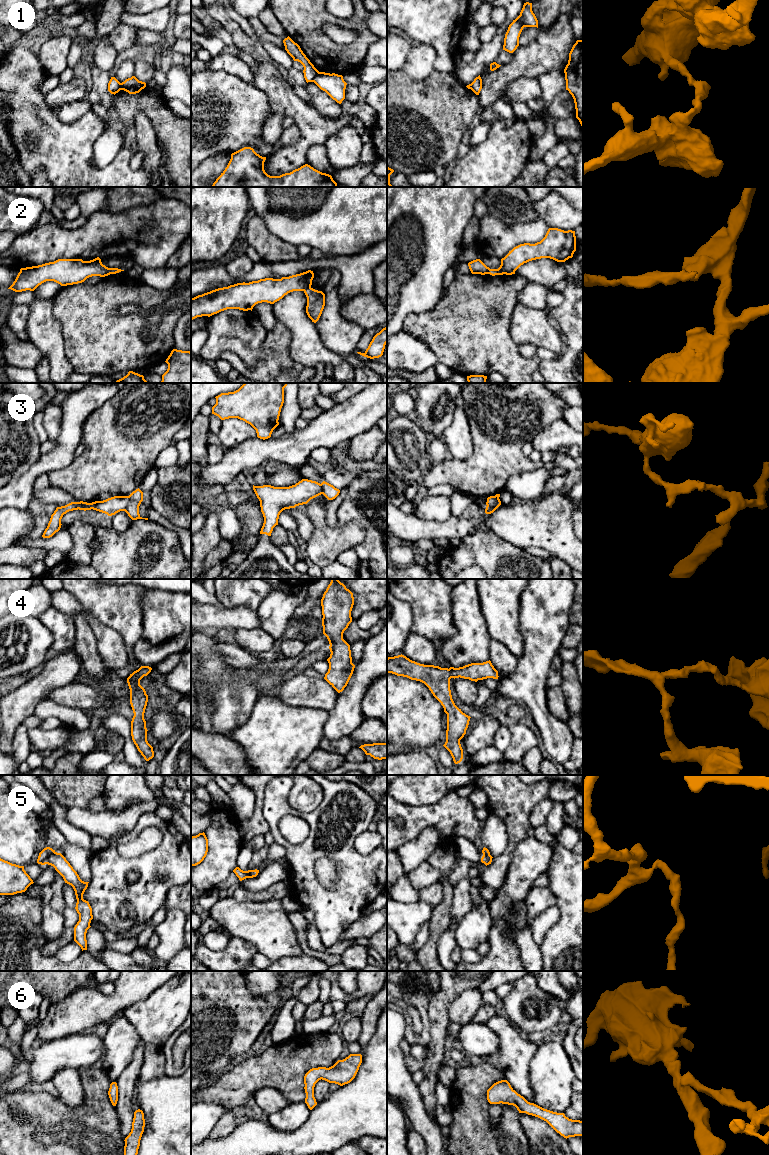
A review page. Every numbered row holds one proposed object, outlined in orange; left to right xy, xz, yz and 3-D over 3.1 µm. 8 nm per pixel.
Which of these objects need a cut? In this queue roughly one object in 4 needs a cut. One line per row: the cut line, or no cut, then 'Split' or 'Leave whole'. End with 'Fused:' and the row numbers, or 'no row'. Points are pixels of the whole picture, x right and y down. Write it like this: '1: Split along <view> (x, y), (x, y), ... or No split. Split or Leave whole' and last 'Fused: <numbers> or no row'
1: Split along xz (319, 72), (312, 81). Split
2: Split along xz (310, 287), (304, 291). Split
3: Split along xy (128, 496), (128, 502), (124, 510). Split
4: No split. Leave whole
5: Split along xy (55, 852), (48, 856), (45, 863). Split
6: No split. Leave whole
Fused: 1, 2, 3, 5

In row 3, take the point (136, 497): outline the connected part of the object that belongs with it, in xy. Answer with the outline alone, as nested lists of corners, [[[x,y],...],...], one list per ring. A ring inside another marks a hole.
[[[138,488],[135,491],[133,491],[128,497],[129,502],[125,508],[125,512],[128,514],[128,516],[132,520],[137,519],[148,520],[148,518],[142,518],[139,514],[139,506],[143,501],[143,492]]]

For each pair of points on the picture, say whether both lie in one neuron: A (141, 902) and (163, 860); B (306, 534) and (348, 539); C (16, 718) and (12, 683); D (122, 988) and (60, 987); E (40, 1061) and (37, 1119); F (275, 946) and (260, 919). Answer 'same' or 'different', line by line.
A: same
B: different
C: different
D: different
E: different
F: same

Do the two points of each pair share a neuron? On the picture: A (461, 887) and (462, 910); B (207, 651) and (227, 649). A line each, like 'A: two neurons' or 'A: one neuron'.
A: one neuron
B: two neurons

